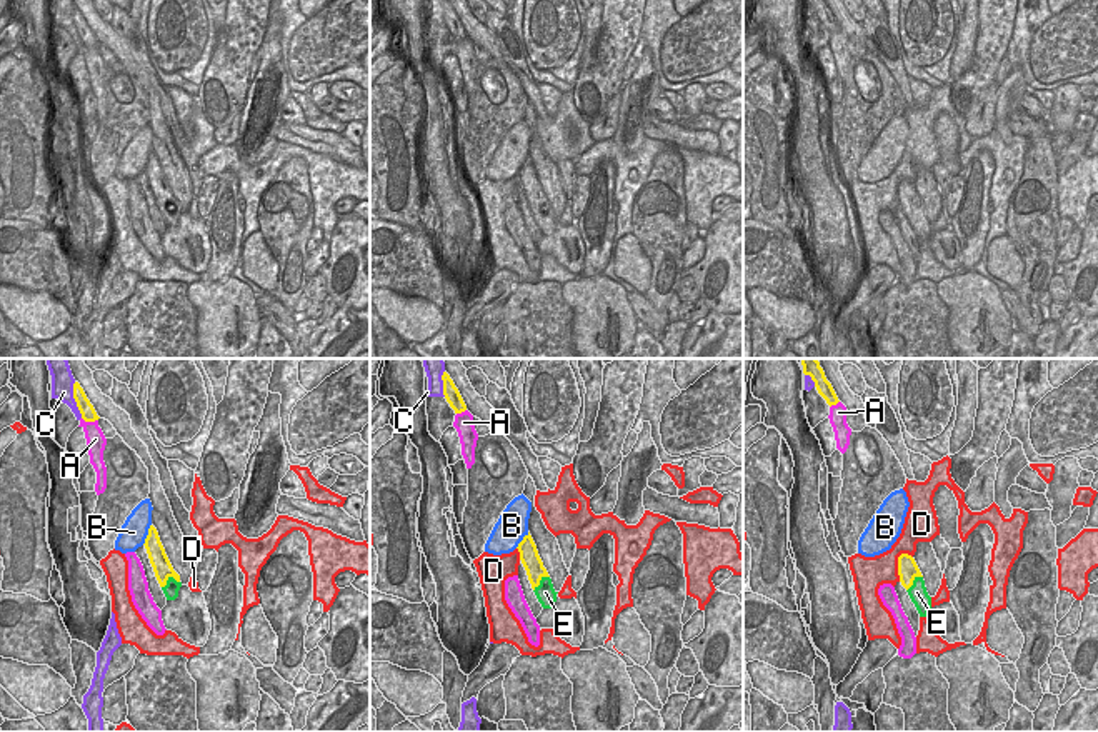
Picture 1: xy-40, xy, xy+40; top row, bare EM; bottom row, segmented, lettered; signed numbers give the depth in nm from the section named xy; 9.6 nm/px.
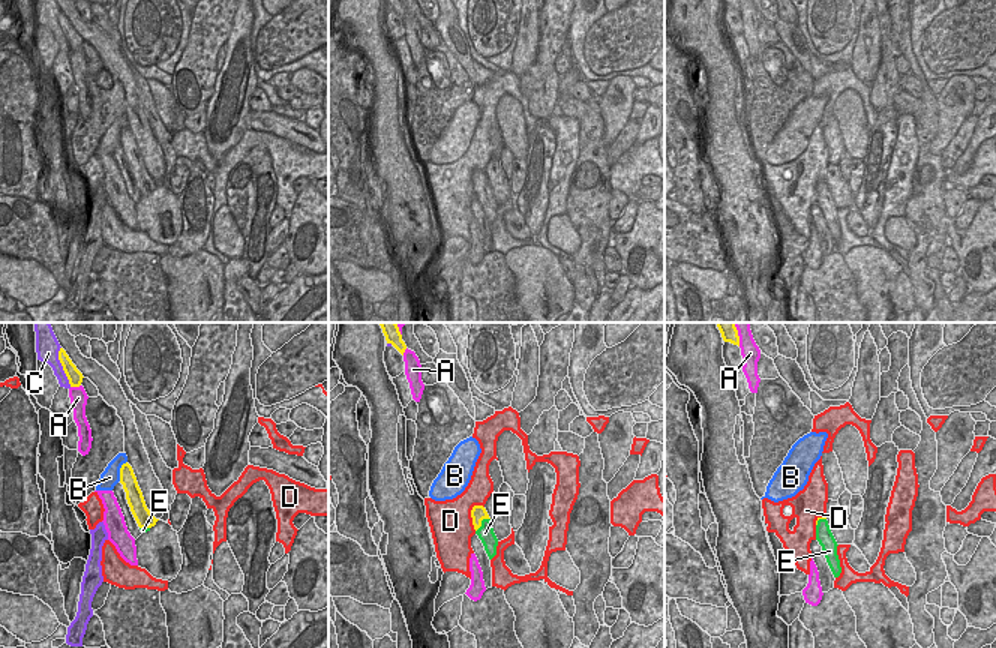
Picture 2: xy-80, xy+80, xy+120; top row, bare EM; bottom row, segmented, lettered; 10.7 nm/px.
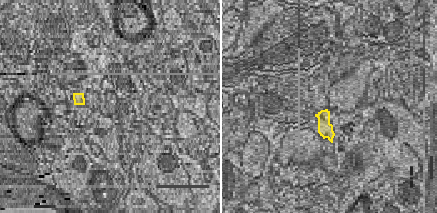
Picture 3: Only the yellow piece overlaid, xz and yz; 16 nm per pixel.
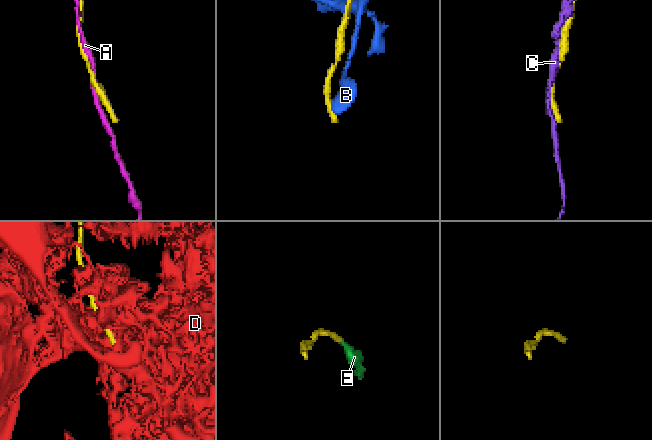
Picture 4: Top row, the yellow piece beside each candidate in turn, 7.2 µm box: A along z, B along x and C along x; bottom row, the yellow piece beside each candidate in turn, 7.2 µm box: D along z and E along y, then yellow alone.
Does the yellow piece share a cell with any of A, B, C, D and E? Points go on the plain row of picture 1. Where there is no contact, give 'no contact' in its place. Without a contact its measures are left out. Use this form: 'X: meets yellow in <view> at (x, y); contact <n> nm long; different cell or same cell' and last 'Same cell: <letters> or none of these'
A: meets yellow in xy-40 at (90, 47); contact 160 nm long; different cell
B: meets yellow in xy-40 at (149, 160); contact 220 nm long; different cell
C: meets yellow in xy-40 at (75, 27); contact 360 nm long; different cell
D: meets yellow in xy+40 at (898, 192); contact 300 nm long; different cell
E: meets yellow in xy-40 at (167, 205); contact 190 nm long; same cell
Same cell: E

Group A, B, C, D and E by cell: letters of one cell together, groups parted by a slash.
A / B / C / D / E

